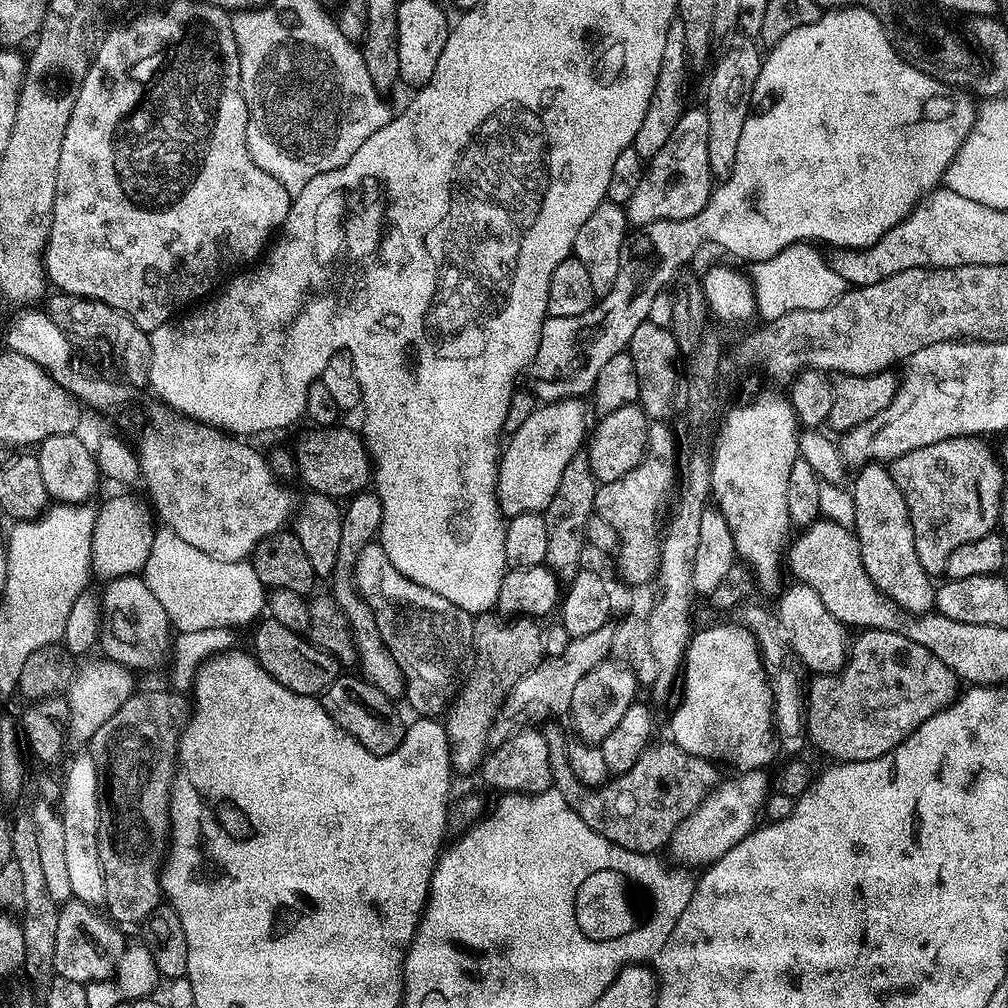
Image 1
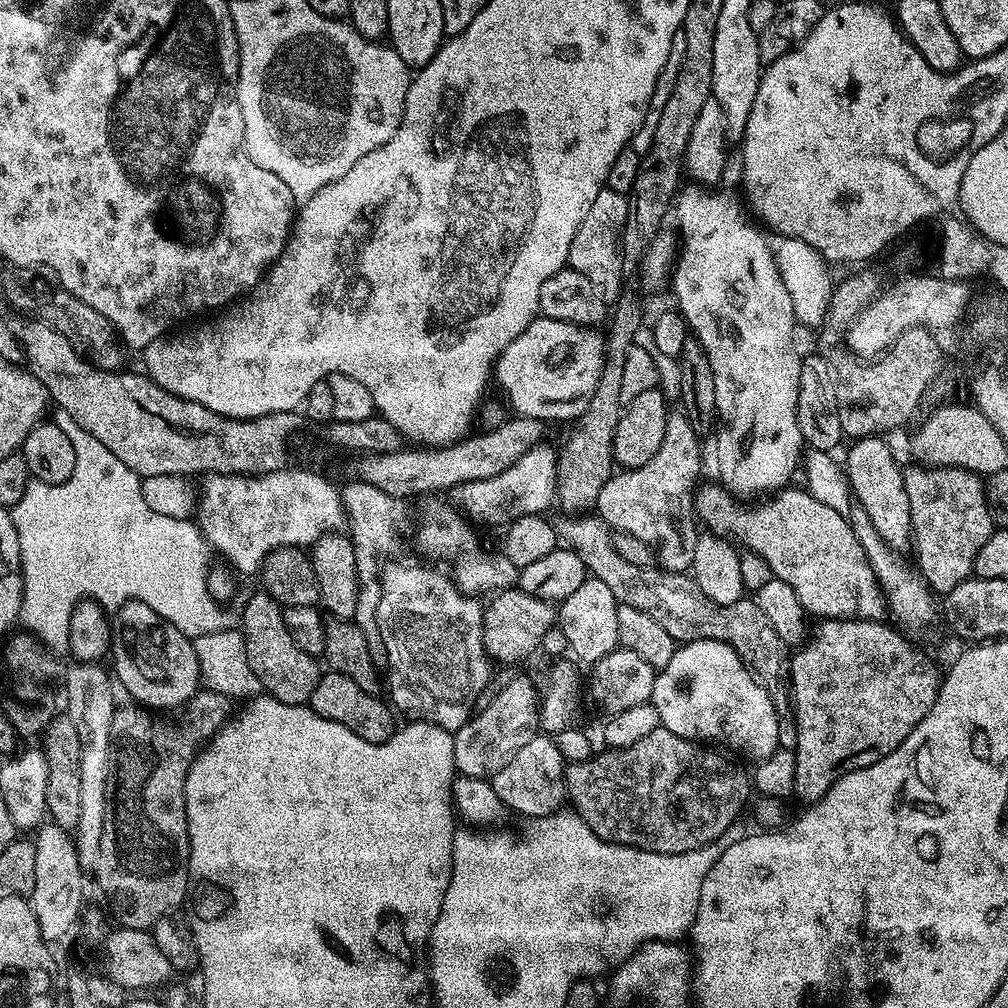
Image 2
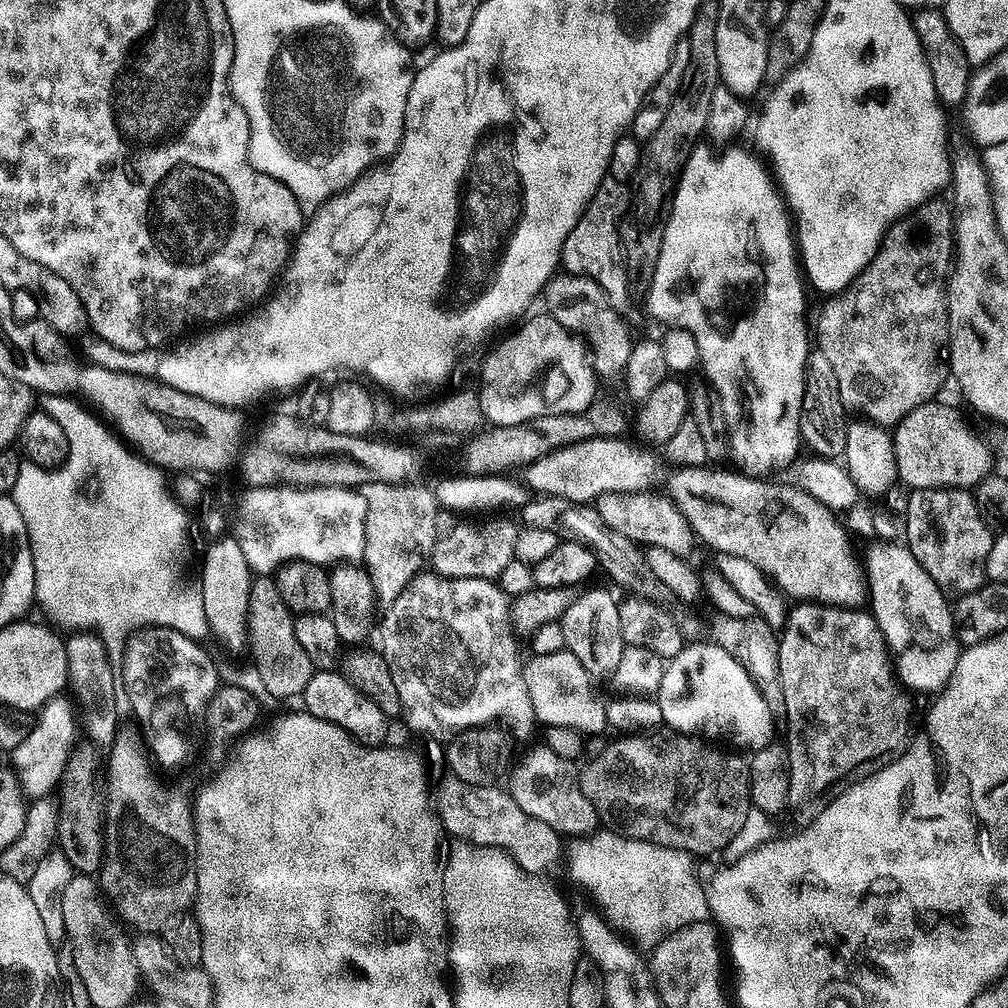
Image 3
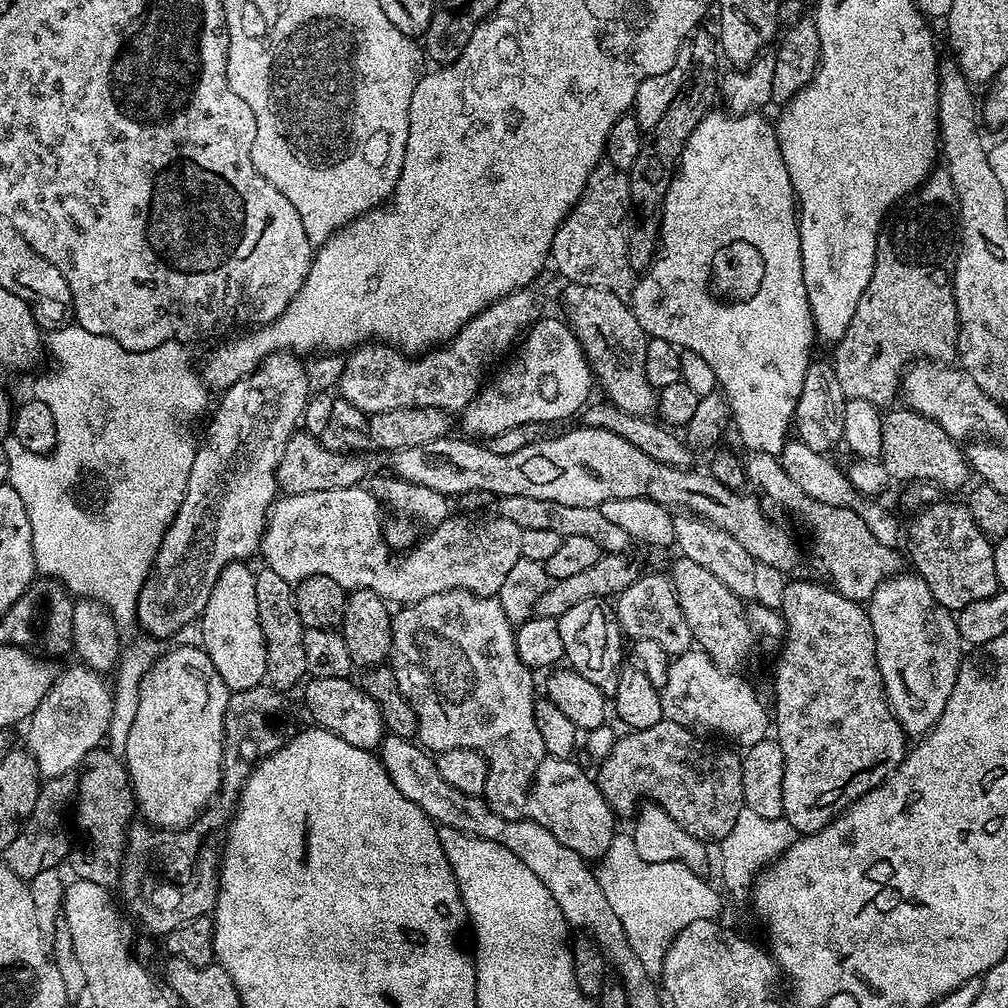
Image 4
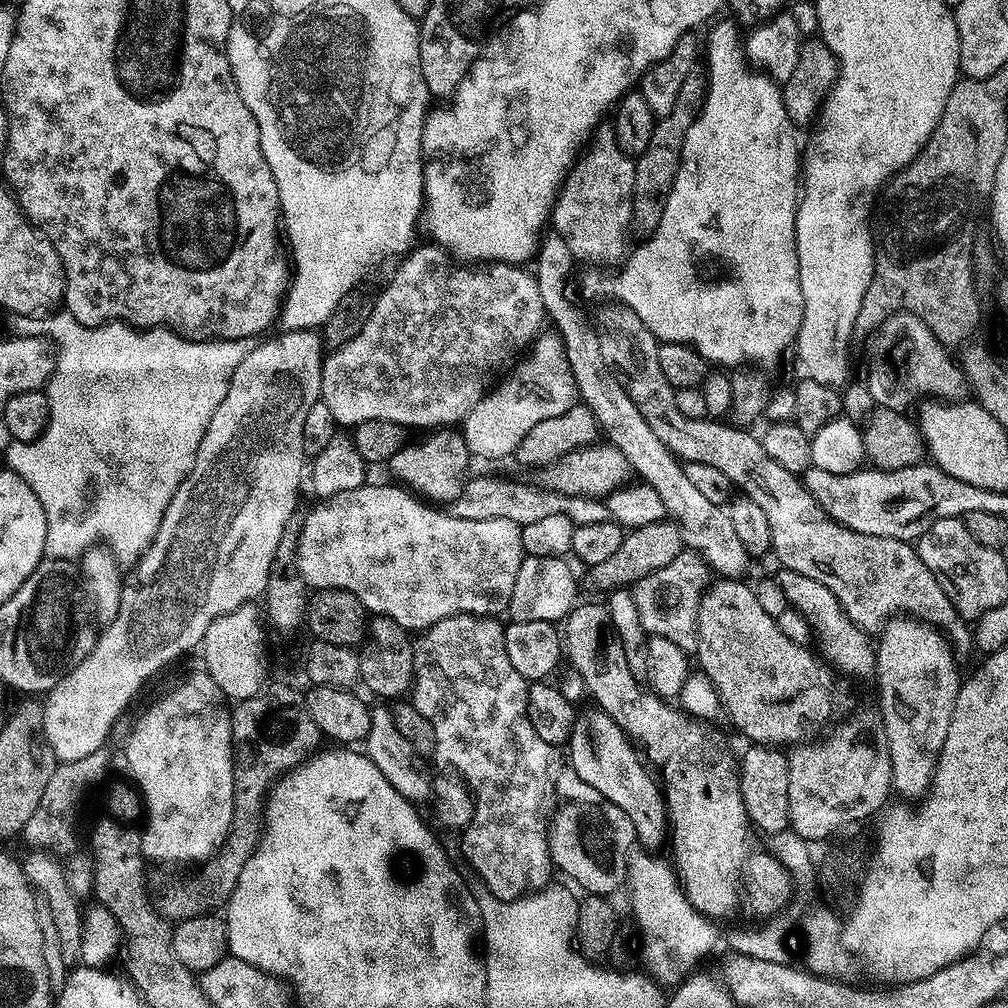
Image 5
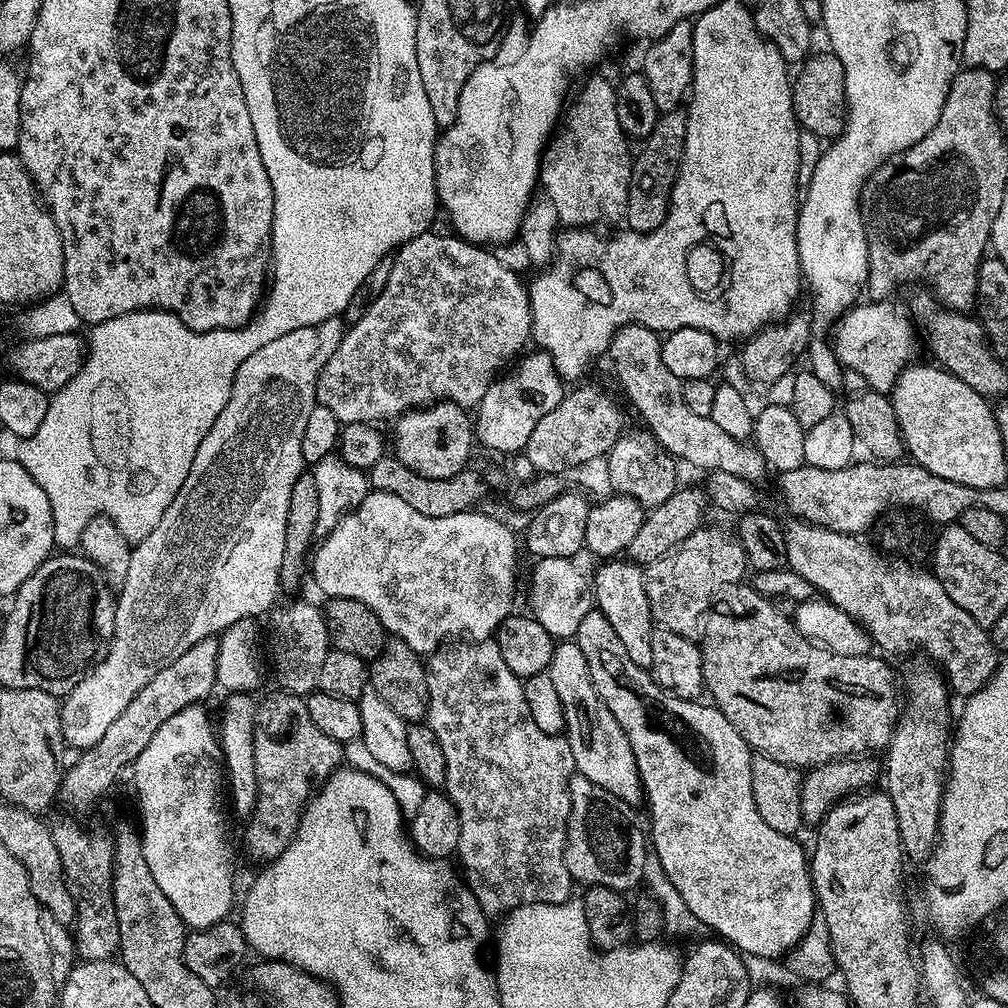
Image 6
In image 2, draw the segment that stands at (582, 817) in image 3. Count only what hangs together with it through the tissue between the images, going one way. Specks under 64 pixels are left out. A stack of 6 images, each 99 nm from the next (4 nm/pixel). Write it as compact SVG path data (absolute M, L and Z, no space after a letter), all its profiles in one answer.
M538 734L534 738L530 738L530 742L526 742L526 746L522 746L522 750L518 750L518 754L514 754L514 758L510 758L510 762L506 762L506 766L502 766L502 770L498 770L498 774L494 774L490 777L490 783L497 801L499 801L503 807L505 804L510 811L517 812L518 815L524 816L520 818L549 816L552 812L561 811L562 805L565 803L565 771L566 761L562 758L555 739L553 739L551 735Z

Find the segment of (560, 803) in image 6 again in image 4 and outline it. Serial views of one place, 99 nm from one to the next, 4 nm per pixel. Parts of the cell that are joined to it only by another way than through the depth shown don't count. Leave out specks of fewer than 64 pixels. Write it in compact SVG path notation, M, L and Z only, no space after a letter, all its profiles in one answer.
M459 588L442 594L430 594L413 604L405 604L392 617L392 650L390 653L390 667L396 674L398 690L414 706L416 717L420 723L418 740L429 753L439 754L455 748L473 748L488 761L488 773L486 774L486 786L482 793L482 799L498 814L507 820L519 820L525 815L528 807L528 789L532 787L532 779L538 770L538 766L544 761L545 751L542 746L542 734L538 734L538 726L534 718L534 706L538 699L538 693L532 689L533 669L527 668L518 658L516 653L516 634L514 624L508 620L506 611L503 610L496 596L479 596L473 592L467 592Z

